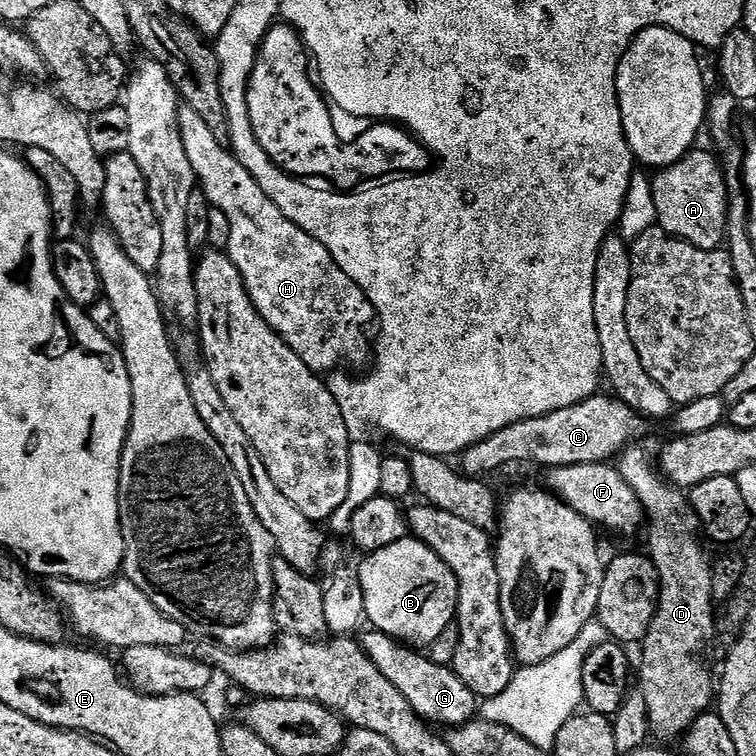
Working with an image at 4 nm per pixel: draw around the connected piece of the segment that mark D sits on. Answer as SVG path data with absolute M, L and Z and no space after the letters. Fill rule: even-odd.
M629 446L620 453L618 457L618 467L622 478L626 478L626 482L634 490L634 494L638 494L638 498L642 502L644 507L644 515L646 517L647 523L650 527L647 529L648 532L648 549L646 549L647 555L654 562L654 566L658 570L658 578L660 579L660 597L658 598L658 606L656 607L656 613L654 618L650 622L650 630L646 633L642 641L642 649L644 648L644 657L640 660L640 684L638 684L638 691L644 695L646 698L646 710L648 711L648 723L650 725L651 731L656 732L661 736L661 741L668 742L666 740L670 739L671 736L678 736L678 738L683 737L688 731L688 728L691 727L692 723L695 722L697 718L701 716L701 713L707 713L709 709L713 707L714 704L714 676L711 676L708 673L708 668L699 660L696 655L700 652L700 647L707 642L708 639L713 639L714 629L716 626L717 617L712 616L712 608L714 608L714 601L711 594L711 572L712 564L710 563L710 557L708 558L707 554L704 553L704 548L700 545L701 537L698 533L701 531L700 520L696 516L695 510L692 508L692 501L681 489L677 488L674 484L669 484L667 479L658 471L657 465L654 463L653 457L652 460L643 452L642 449L636 448L640 446Z

